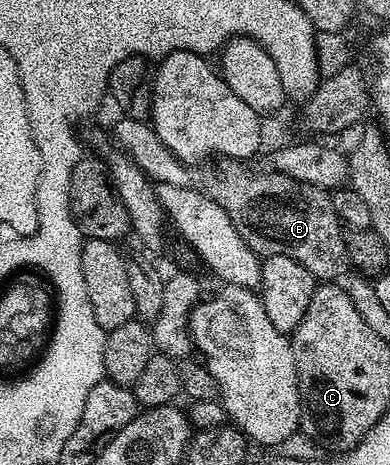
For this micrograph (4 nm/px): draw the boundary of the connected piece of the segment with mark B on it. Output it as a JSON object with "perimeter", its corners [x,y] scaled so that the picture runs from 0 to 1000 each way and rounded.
{"perimeter":[[[577,344],[564,355],[567,443],[592,465],[613,508],[662,551],[744,551],[818,606],[859,606],[892,587],[900,566],[887,501],[851,445],[846,411],[708,370],[692,372],[690,391],[679,391],[674,376],[646,374],[618,344]]]}

